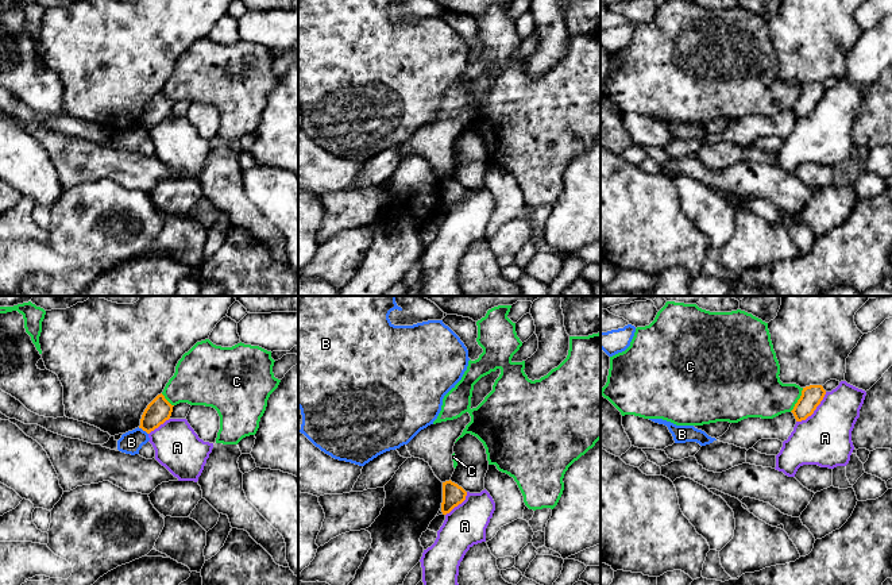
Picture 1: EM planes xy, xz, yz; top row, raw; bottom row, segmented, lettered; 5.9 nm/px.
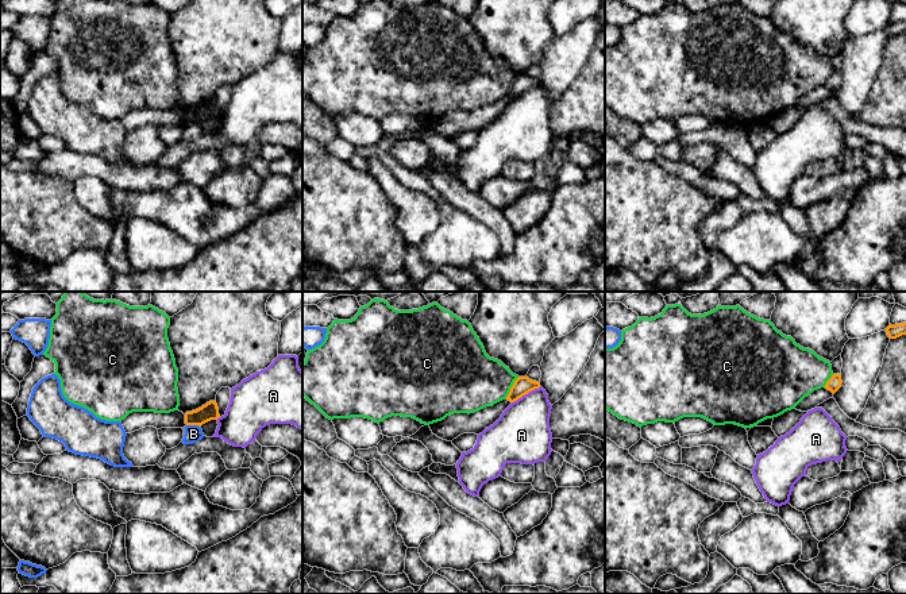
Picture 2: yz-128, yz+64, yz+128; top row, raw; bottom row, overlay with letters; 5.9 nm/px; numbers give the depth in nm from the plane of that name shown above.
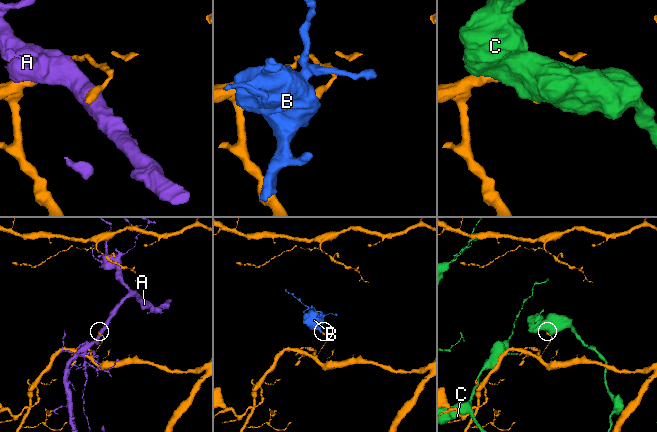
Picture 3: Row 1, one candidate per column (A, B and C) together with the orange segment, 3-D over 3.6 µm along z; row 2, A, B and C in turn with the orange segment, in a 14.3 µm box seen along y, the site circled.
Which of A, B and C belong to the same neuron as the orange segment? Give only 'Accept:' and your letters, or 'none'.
Accept: none

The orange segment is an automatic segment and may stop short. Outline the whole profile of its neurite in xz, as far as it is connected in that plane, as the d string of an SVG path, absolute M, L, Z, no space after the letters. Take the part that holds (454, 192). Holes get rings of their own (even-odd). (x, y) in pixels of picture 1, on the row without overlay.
M449 178L443 180L443 212L449 211L455 204L466 197L467 189L457 181Z

